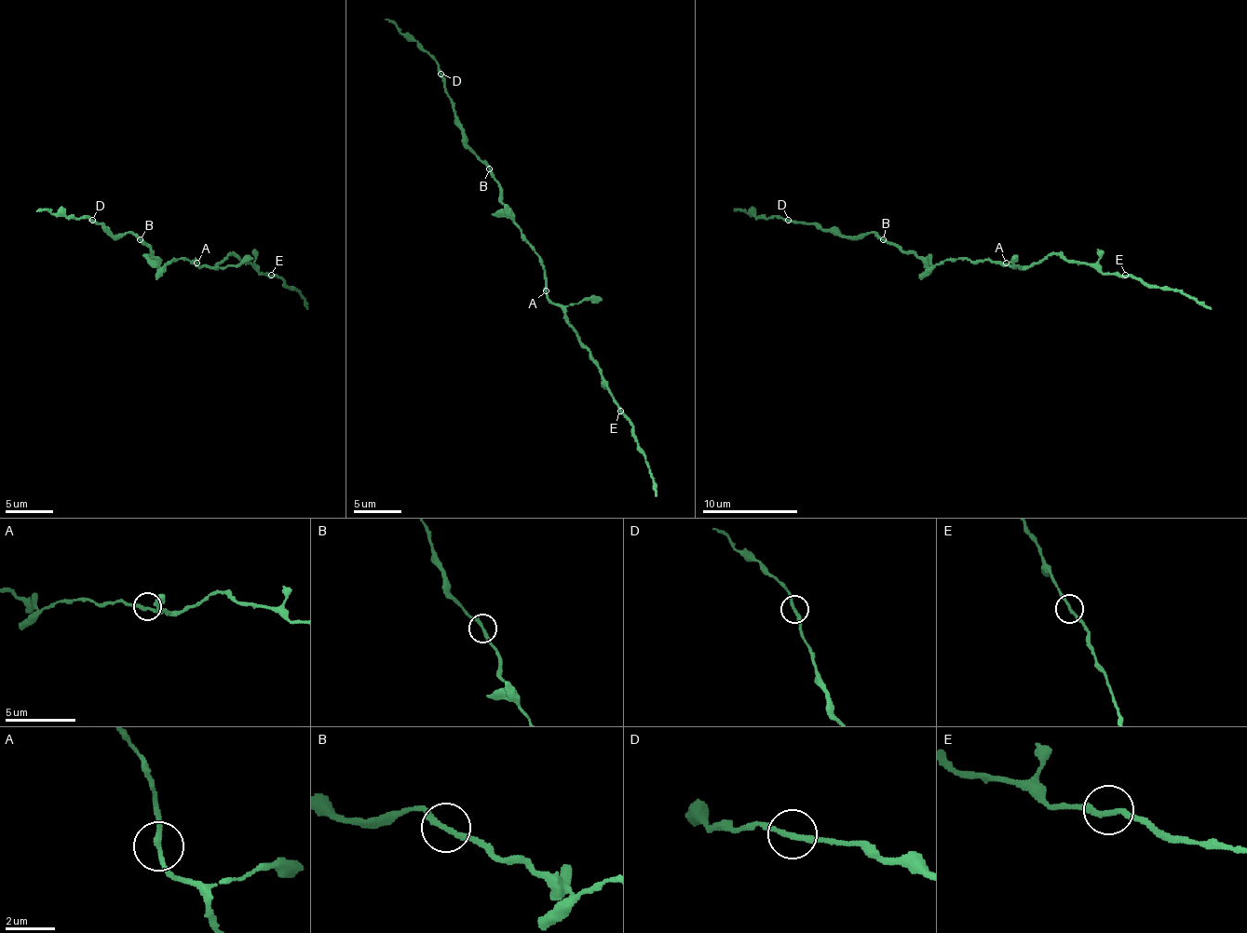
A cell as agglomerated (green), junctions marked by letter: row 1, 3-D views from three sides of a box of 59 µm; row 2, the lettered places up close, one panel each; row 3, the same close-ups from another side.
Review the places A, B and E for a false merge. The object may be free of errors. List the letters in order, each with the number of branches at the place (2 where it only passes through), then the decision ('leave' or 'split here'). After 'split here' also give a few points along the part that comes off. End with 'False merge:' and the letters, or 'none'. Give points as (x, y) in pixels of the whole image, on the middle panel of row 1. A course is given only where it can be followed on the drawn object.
A: branches 2; leave
B: branches 2; leave
E: branches 2; leave
False merge: none

